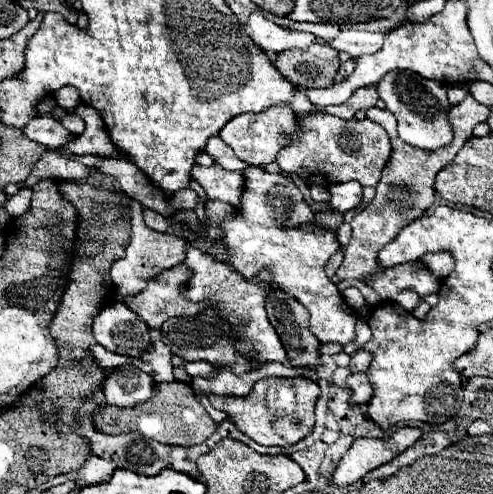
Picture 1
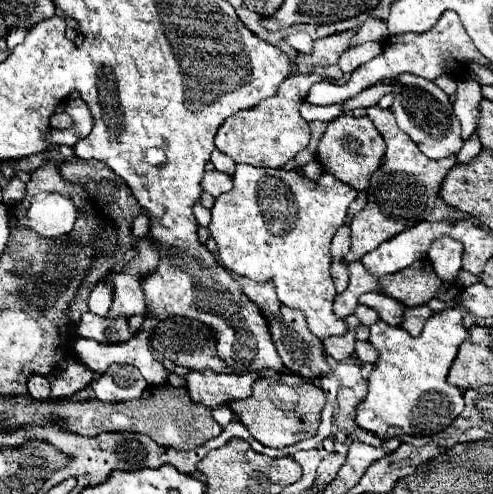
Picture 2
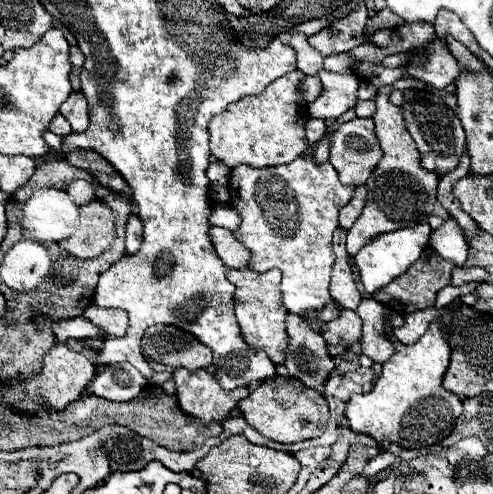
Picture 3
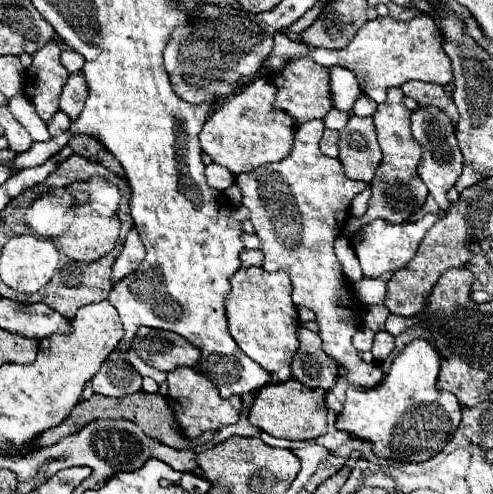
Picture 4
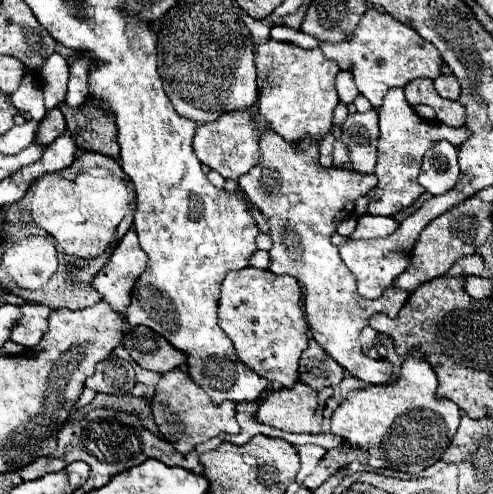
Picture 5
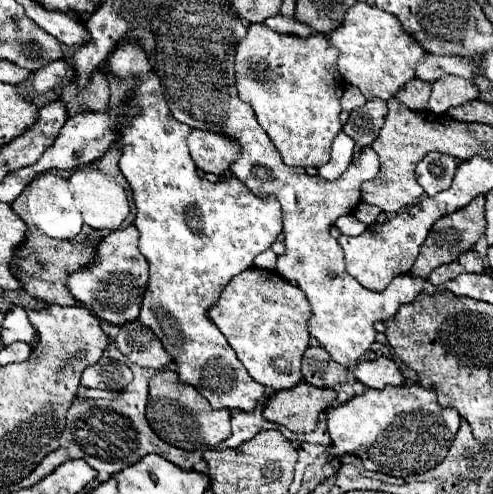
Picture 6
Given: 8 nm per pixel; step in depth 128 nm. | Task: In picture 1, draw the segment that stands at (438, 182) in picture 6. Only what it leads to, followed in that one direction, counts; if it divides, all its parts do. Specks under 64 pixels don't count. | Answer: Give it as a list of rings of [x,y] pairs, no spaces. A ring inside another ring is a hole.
[[[390,72],[384,76],[384,80],[378,84],[380,98],[386,102],[386,108],[396,116],[398,120],[398,136],[422,150],[440,150],[448,146],[454,138],[452,126],[448,120],[450,104],[446,98],[446,86],[434,80],[424,80],[422,76],[410,72]],[[432,252],[432,254],[424,254],[420,258],[420,262],[440,280],[444,280],[452,270],[454,270],[454,258],[446,252]]]

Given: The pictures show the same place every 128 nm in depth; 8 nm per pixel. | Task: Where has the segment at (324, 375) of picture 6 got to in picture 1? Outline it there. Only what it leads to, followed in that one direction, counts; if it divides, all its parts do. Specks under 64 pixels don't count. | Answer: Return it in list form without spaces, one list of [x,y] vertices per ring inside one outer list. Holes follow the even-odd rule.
[[[274,288],[266,300],[268,320],[274,326],[276,334],[282,340],[286,356],[294,368],[318,368],[322,366],[320,360],[320,342],[308,328],[308,310],[292,300],[280,288]]]

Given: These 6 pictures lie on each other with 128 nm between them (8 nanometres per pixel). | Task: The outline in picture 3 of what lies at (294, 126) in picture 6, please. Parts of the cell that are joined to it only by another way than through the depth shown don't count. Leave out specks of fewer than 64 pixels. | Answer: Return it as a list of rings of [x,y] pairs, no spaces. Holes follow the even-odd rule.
[[[304,76],[302,82],[300,82],[300,86],[298,86],[298,92],[302,94],[304,102],[308,102],[308,104],[314,102],[320,96],[320,92],[322,92],[320,78],[318,76]]]

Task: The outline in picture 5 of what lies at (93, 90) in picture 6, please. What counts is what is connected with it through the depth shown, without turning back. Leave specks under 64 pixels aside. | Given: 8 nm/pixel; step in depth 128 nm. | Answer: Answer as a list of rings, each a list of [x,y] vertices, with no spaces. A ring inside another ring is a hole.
[[[92,98],[86,100],[78,110],[70,108],[64,102],[60,102],[58,106],[66,118],[68,132],[76,136],[82,150],[102,152],[106,156],[114,156],[114,160],[120,158],[120,148],[116,142],[116,122],[110,110],[104,110]]]

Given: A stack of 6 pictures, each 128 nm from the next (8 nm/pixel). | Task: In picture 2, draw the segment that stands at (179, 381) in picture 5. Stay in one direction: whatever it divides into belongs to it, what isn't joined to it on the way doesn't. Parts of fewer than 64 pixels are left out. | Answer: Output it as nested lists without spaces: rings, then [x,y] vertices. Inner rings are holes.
[[[212,370],[204,372],[188,372],[186,390],[192,402],[204,404],[206,408],[218,408],[222,404],[230,404],[232,400],[242,400],[252,396],[252,384],[260,374],[216,374]]]

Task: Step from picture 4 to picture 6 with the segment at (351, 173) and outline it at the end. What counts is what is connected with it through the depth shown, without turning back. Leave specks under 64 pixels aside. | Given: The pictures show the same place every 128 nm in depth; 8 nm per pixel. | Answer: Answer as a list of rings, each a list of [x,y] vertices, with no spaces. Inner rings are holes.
[[[366,100],[364,106],[350,112],[348,122],[344,124],[344,132],[352,136],[360,148],[370,146],[384,124],[386,112],[388,108],[384,100]]]

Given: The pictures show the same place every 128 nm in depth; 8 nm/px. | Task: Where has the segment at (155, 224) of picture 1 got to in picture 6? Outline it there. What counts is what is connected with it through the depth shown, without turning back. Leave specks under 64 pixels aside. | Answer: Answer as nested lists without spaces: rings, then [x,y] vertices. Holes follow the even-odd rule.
[[[134,224],[104,236],[98,242],[96,258],[92,260],[92,264],[88,262],[82,270],[72,272],[66,282],[70,294],[84,308],[88,308],[98,320],[108,322],[112,326],[122,326],[138,318],[146,284],[148,284],[148,262],[138,250],[138,228]]]

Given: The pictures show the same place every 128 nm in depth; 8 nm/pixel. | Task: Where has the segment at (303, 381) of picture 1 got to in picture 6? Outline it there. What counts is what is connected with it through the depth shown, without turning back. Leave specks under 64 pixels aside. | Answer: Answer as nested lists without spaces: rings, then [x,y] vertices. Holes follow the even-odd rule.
[[[298,382],[292,390],[278,390],[264,408],[264,418],[286,426],[292,432],[314,432],[320,412],[336,400],[332,388],[316,388],[308,382]]]

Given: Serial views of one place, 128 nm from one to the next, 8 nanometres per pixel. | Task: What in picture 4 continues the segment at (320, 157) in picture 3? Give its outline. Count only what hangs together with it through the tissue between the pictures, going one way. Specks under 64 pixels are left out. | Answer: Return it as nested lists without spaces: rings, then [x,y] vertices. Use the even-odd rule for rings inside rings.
[[[324,130],[322,140],[320,140],[320,150],[322,154],[330,158],[338,158],[338,132],[336,130]]]

